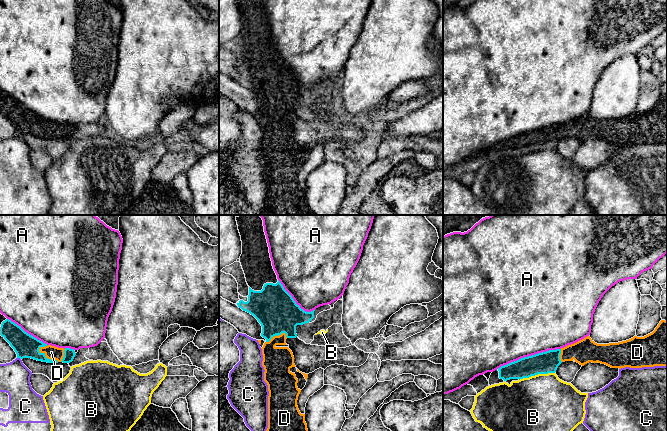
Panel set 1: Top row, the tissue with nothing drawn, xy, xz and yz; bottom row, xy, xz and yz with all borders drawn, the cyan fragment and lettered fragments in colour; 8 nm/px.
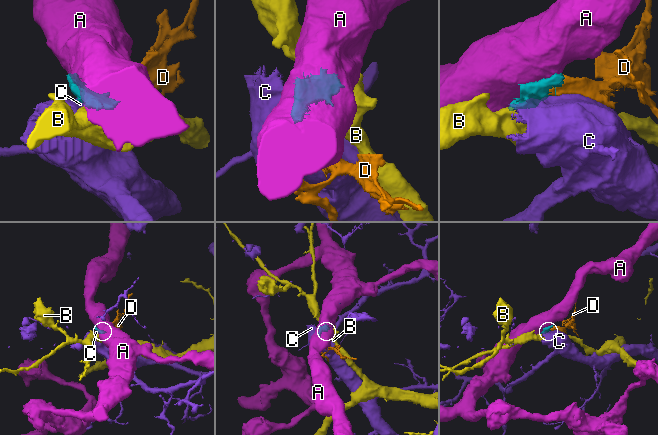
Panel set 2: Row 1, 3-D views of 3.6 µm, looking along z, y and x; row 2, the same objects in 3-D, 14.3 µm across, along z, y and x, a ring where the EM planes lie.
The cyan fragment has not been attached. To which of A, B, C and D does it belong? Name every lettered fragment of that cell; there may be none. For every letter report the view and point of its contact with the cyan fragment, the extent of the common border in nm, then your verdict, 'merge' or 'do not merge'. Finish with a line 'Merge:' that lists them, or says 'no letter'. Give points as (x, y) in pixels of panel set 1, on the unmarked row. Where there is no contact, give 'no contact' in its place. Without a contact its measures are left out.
A: yz (528, 132) | 550 nm | do not merge
B: yz (536, 150) | 300 nm | do not merge
C: xy (19, 133) | 40 nm | do not merge
D: xy (47, 134) | 200 nm | merge
Merge: D

